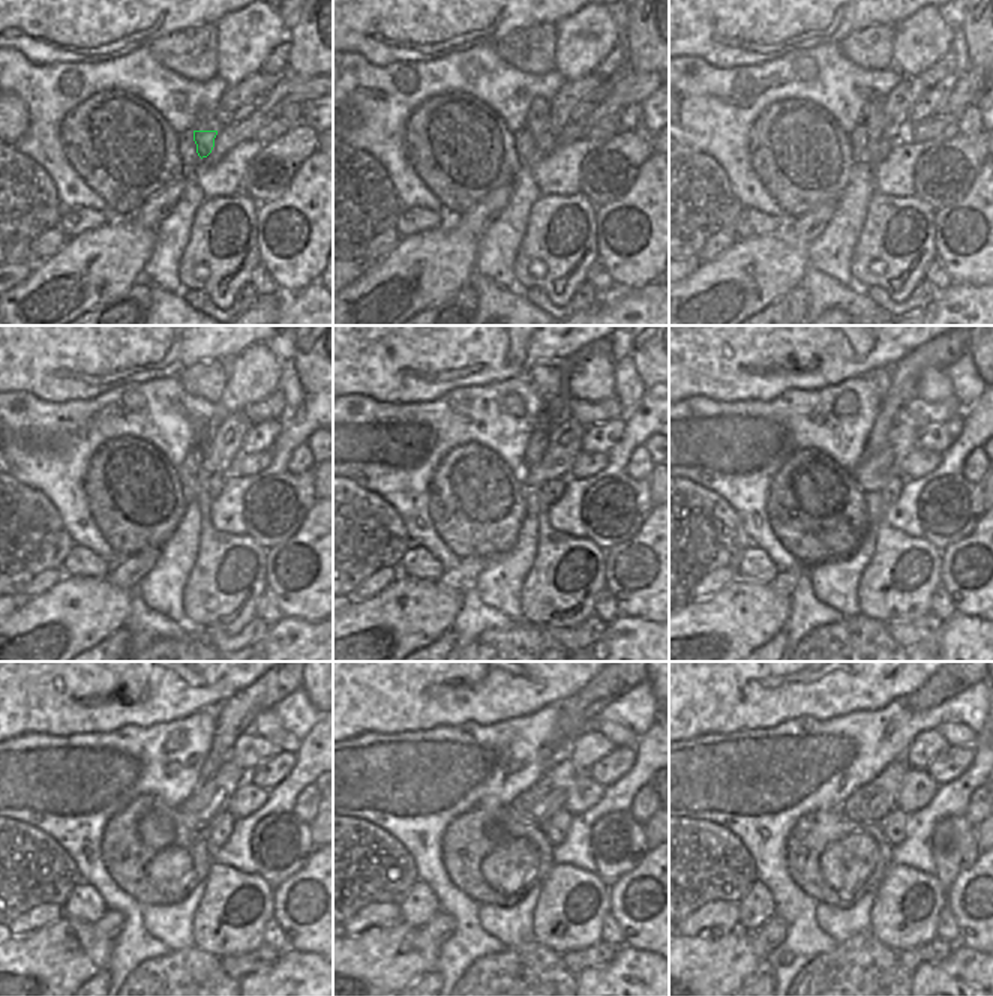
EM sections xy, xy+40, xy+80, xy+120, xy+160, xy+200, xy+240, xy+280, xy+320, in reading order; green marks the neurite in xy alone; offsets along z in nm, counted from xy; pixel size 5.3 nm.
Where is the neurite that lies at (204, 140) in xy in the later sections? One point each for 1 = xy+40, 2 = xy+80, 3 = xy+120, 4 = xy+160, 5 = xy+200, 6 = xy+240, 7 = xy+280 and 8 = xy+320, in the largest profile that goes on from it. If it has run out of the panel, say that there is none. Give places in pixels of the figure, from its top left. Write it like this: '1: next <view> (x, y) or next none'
1: next xy+40 (545, 143)
2: next xy+80 (878, 149)
3: next xy+120 (207, 491)
4: next xy+160 (549, 492)
5: next xy+200 (891, 491)
6: next xy+240 (219, 831)
7: next xy+280 (557, 828)
8: next xy+320 (893, 827)

